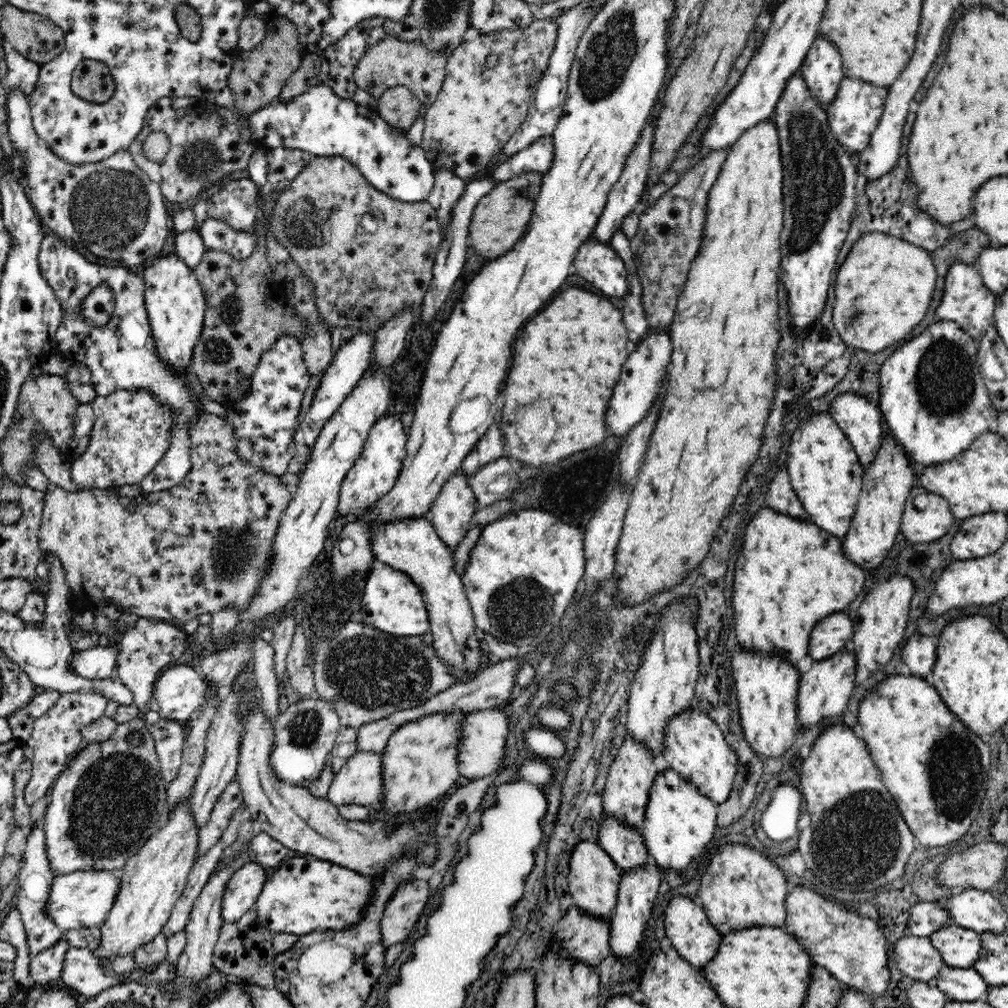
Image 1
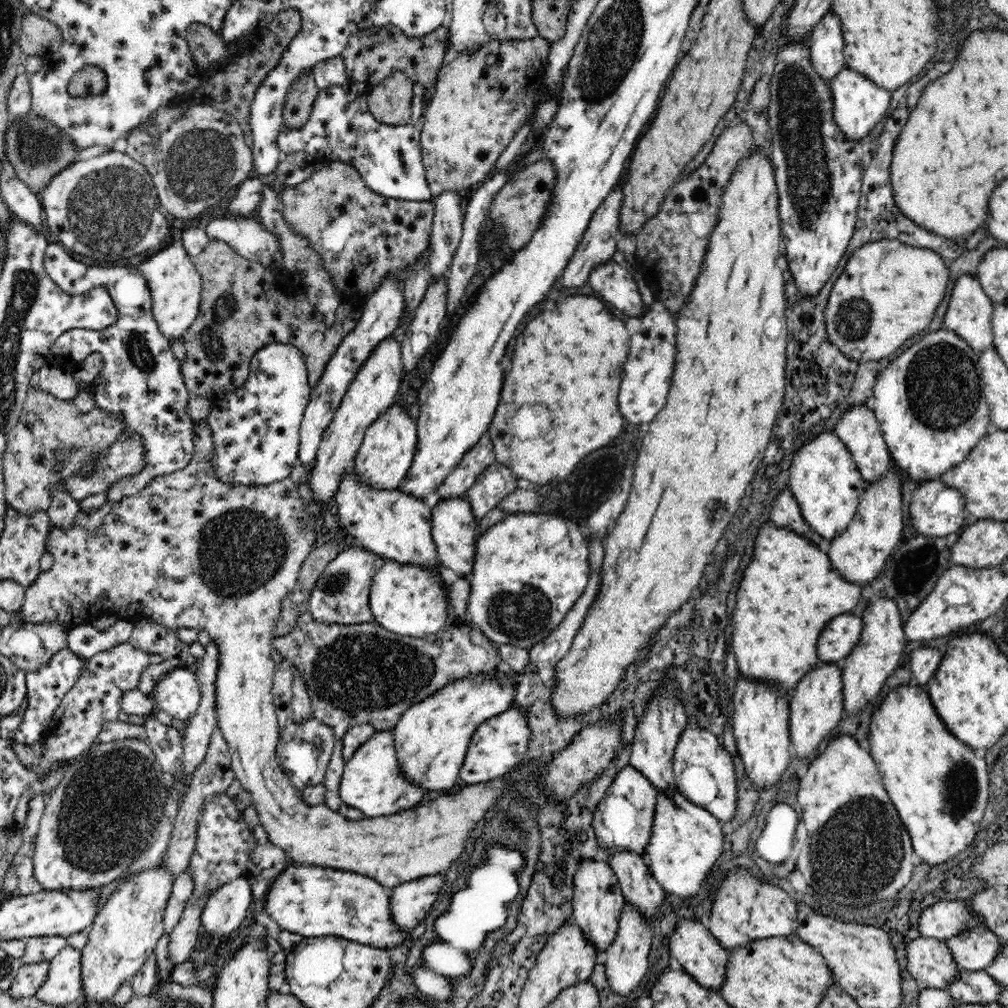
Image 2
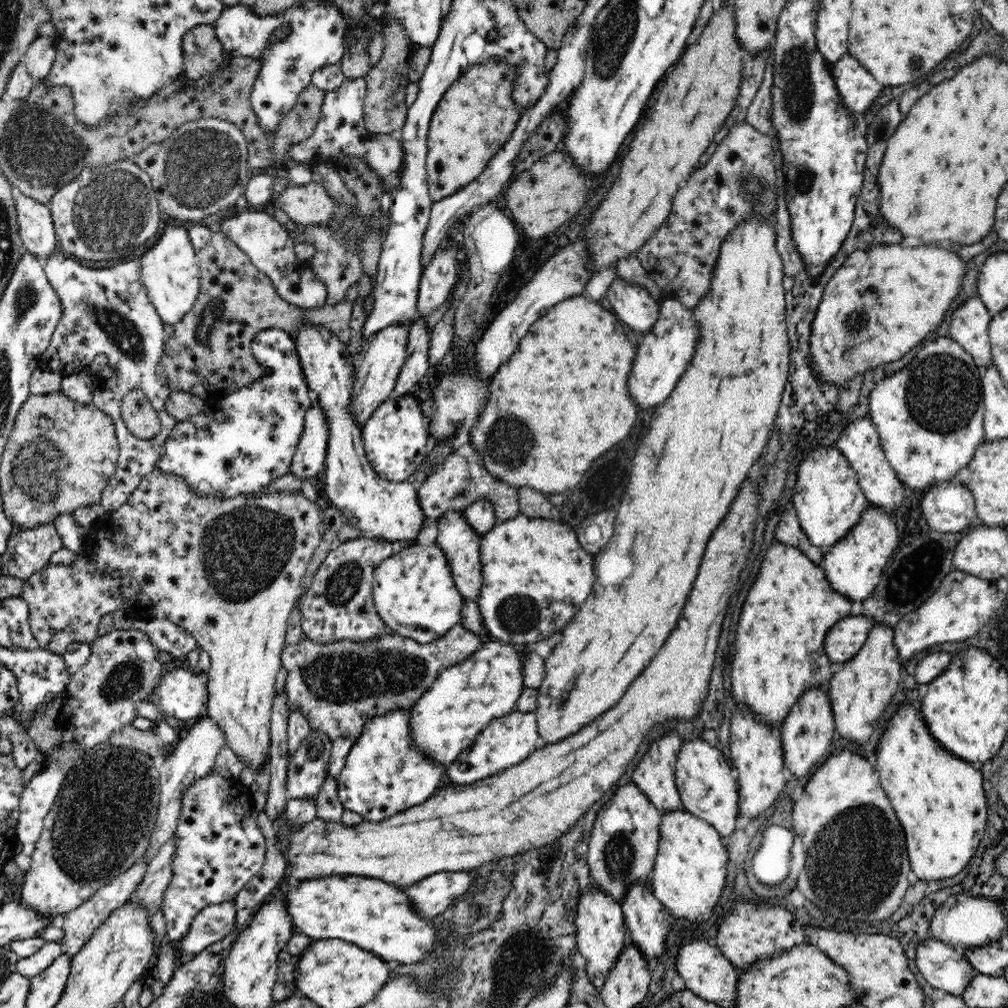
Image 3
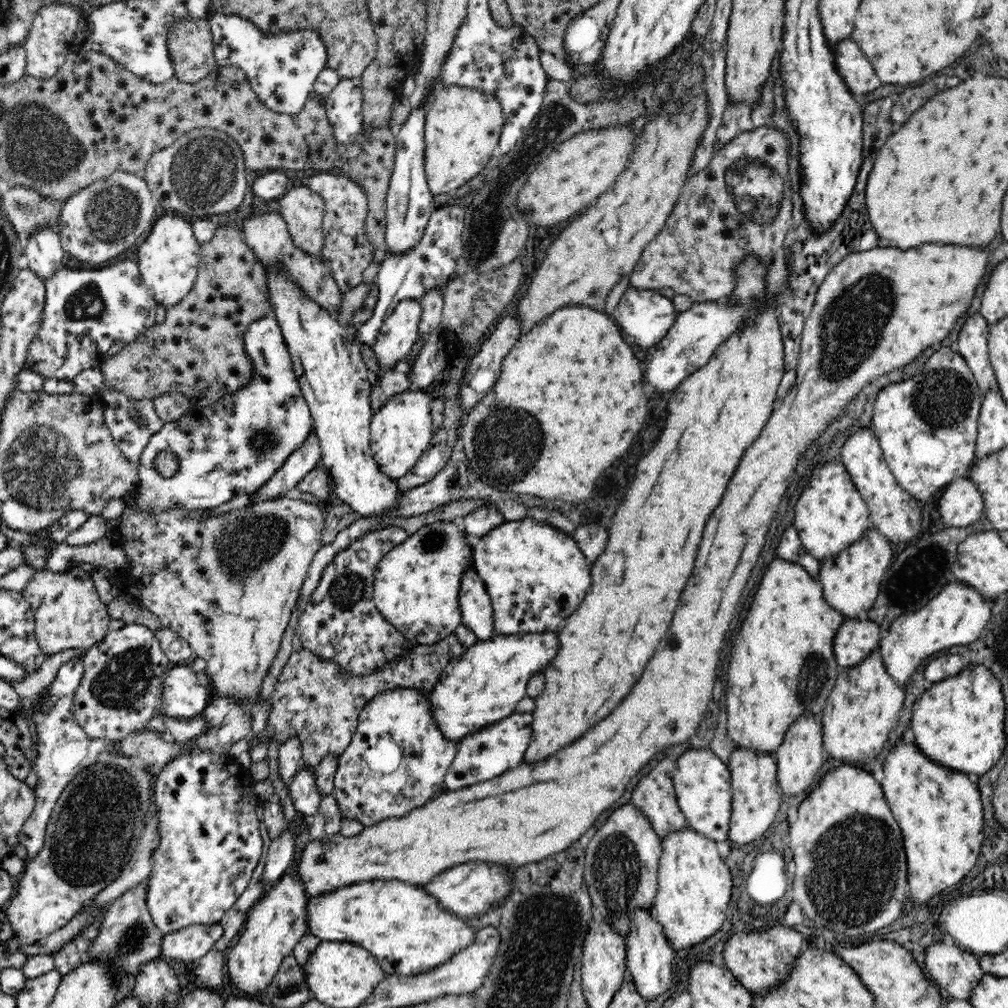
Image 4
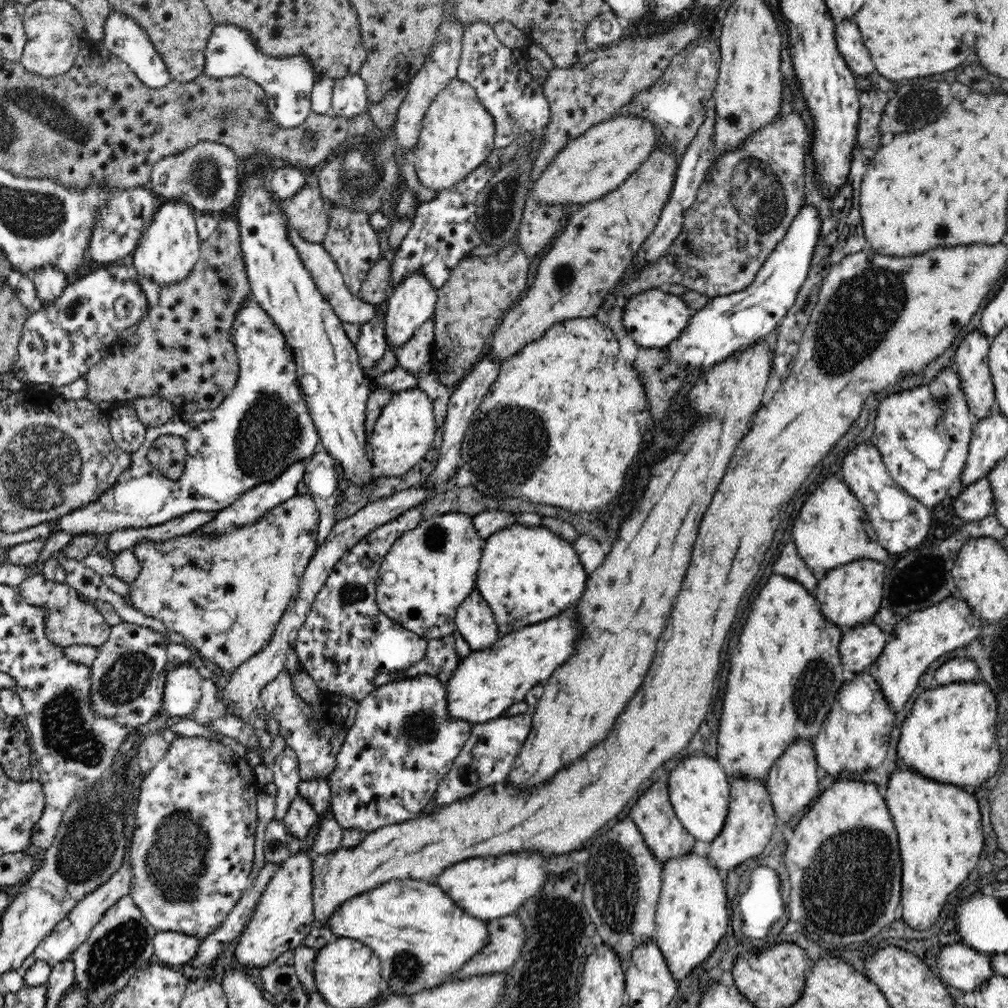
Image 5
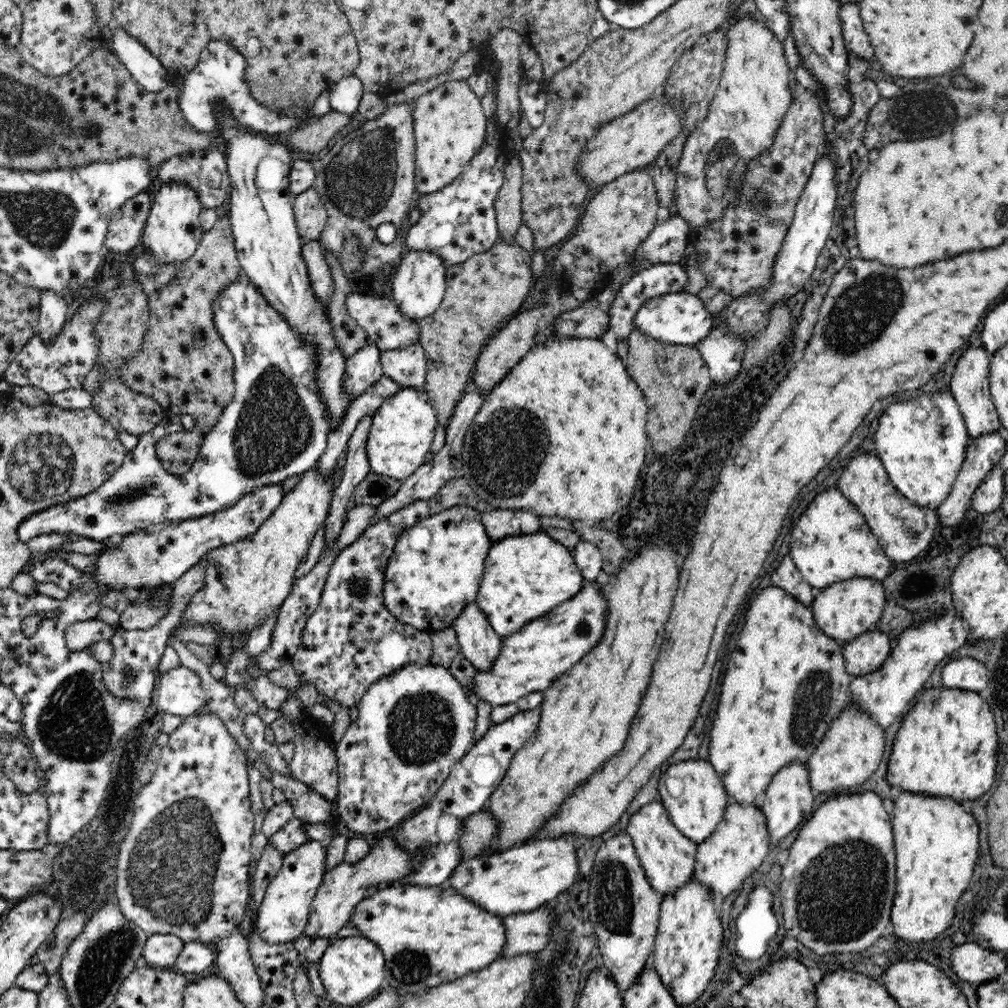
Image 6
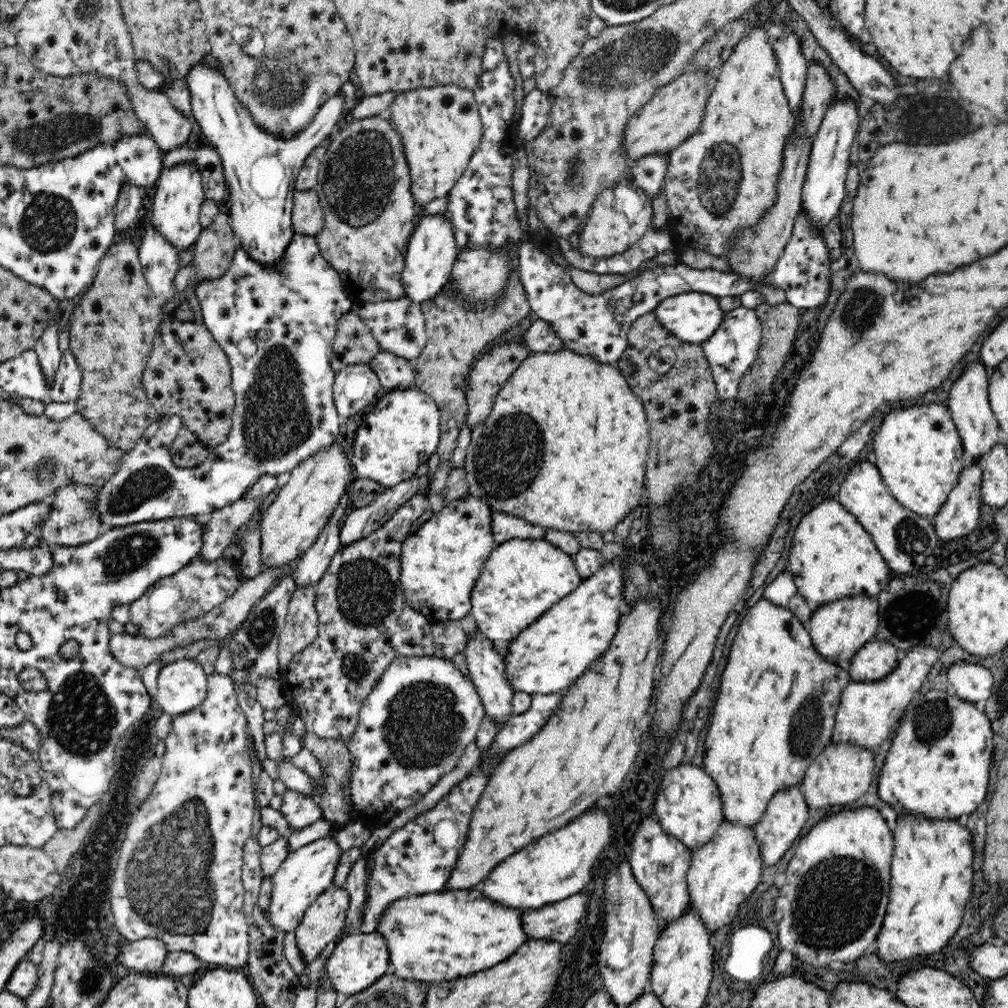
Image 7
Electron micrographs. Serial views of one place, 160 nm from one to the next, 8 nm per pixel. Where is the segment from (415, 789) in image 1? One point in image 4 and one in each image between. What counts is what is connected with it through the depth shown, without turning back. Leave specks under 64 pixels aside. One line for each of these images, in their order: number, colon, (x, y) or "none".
2: (432, 737)
3: (466, 697)
4: (486, 683)

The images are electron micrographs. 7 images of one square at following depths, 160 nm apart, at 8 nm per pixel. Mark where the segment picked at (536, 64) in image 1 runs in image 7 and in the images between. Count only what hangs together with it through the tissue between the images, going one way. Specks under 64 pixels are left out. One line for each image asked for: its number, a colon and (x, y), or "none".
2: (481, 98)
3: (477, 115)
4: (462, 126)
5: (457, 134)
6: (449, 123)
7: (440, 127)

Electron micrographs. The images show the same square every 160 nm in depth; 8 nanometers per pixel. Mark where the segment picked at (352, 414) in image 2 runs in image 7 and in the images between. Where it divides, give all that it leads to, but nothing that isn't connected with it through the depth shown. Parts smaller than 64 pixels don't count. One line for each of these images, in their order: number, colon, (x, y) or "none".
3: (377, 369)
4: (397, 335)
5: (411, 303)
6: (419, 284)
7: (431, 253)

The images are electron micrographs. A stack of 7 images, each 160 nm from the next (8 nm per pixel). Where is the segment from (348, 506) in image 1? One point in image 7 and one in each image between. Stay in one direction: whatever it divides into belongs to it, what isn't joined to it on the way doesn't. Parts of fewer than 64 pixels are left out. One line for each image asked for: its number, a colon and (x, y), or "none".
2: (387, 452)
3: (396, 440)
4: (401, 431)
5: (403, 434)
6: (403, 428)
7: (400, 430)

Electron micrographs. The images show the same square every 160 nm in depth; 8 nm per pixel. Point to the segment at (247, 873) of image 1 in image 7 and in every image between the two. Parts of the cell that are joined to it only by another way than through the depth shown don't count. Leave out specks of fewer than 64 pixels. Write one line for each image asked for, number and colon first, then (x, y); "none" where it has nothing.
2: (224, 912)
3: (212, 924)
4: (189, 944)
5: (173, 949)
6: (161, 951)
7: (146, 956)

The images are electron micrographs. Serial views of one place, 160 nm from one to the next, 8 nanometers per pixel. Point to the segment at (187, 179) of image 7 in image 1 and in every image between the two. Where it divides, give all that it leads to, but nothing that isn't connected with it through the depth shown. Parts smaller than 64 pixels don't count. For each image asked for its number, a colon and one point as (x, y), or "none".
1: (175, 301)
2: (175, 284)
3: (170, 272)
4: (168, 260)
5: (170, 246)
6: (172, 232)

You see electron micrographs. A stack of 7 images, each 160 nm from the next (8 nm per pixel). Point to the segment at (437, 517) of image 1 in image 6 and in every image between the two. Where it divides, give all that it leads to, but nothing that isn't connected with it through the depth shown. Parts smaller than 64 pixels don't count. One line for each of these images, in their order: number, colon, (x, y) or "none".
2: (453, 524)
3: (460, 543)
4: (476, 611)
5: (474, 620)
6: (479, 643)

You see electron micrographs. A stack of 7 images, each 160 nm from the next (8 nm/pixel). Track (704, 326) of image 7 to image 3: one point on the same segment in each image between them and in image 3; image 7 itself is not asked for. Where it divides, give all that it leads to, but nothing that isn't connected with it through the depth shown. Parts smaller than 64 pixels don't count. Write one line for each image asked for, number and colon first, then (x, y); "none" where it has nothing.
3: (633, 305)
4: (645, 314)
5: (654, 318)
6: (679, 319)

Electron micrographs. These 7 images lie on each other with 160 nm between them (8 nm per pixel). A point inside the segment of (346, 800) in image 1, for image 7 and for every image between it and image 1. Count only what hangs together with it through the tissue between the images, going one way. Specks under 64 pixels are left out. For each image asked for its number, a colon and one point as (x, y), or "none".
2: (373, 781)
3: (385, 773)
4: (398, 757)
5: (403, 741)
6: (414, 725)
7: (413, 728)

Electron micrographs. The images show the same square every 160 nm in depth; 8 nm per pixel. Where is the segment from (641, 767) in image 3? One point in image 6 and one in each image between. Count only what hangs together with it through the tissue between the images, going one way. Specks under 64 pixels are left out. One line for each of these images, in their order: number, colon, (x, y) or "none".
4: (654, 797)
5: (666, 838)
6: (668, 858)

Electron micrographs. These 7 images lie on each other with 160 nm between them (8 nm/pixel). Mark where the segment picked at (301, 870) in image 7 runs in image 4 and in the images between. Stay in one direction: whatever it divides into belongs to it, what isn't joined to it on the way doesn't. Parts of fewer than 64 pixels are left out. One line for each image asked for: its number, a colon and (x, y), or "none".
4: (275, 925)
5: (284, 916)
6: (282, 916)

